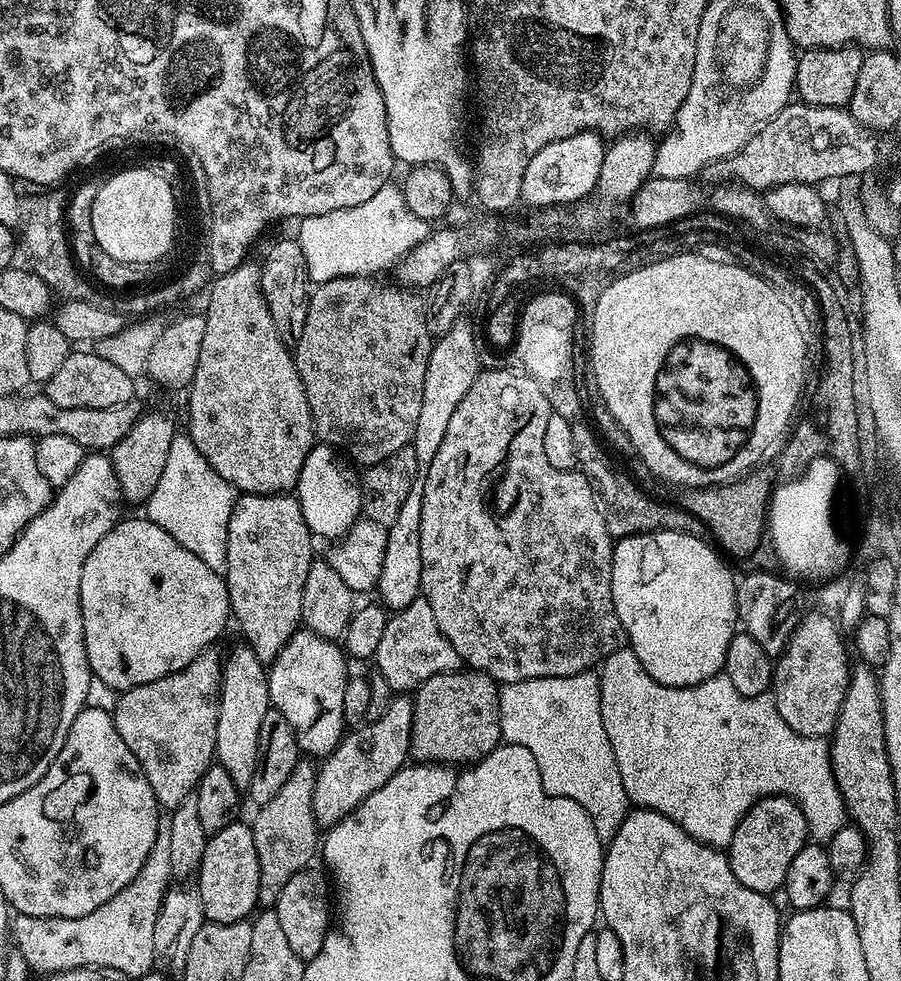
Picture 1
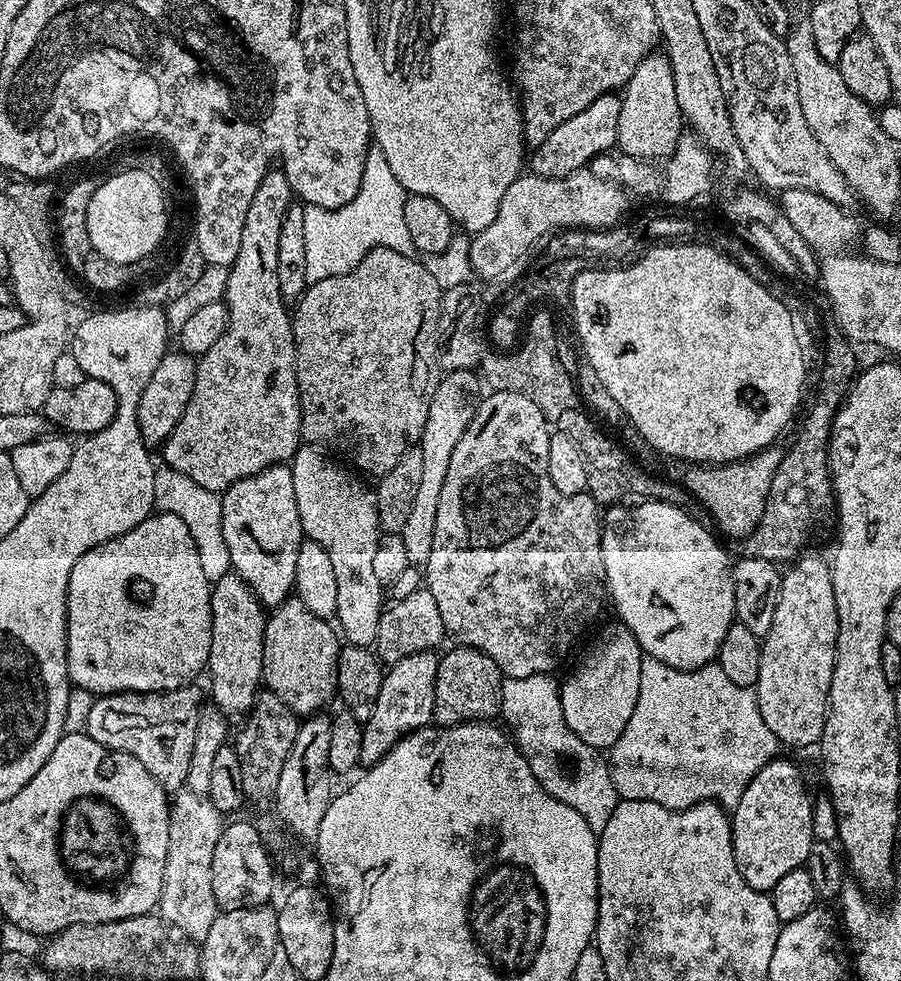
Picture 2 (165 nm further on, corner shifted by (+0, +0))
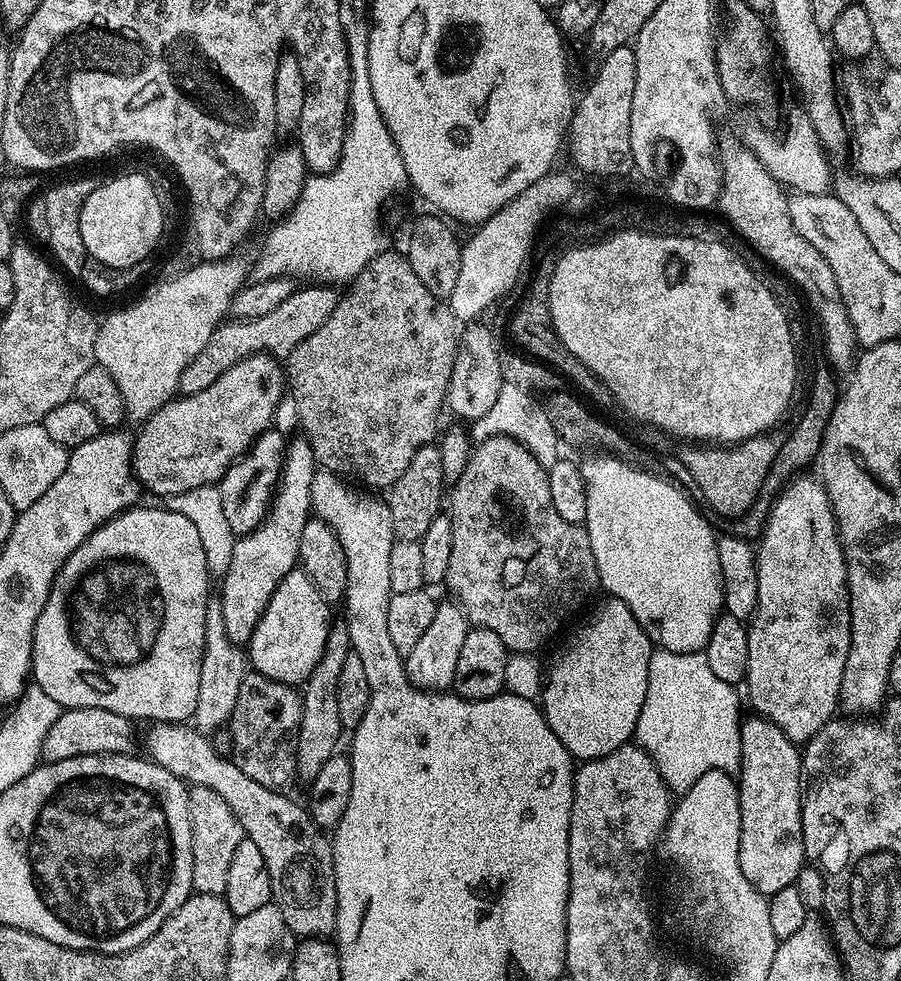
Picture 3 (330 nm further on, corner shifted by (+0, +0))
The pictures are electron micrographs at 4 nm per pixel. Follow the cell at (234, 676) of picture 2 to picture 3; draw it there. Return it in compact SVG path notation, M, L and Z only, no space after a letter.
M289 439L284 449L284 469L280 471L280 483L272 497L271 508L254 531L245 532L237 539L234 554L230 554L230 566L219 581L218 599L222 606L222 622L226 626L226 634L238 645L247 645L274 590L278 590L278 582L282 582L282 578L286 578L286 574L297 567L302 526L306 526L312 512L310 486L317 471L314 450L307 440Z

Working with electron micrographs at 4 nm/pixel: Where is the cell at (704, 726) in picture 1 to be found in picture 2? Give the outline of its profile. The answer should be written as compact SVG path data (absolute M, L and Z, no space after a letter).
M645 655L642 662L642 678L638 682L638 702L634 702L634 714L630 714L630 722L626 722L626 730L622 730L618 742L614 742L611 746L608 769L614 778L616 794L620 800L658 802L658 806L666 806L672 812L680 812L683 808L701 804L703 800L710 800L725 810L731 810L738 806L738 802L742 798L742 790L746 790L746 786L750 786L754 774L758 774L758 770L762 770L762 766L766 766L771 760L777 759L779 752L776 751L781 751L781 748L780 740L774 738L774 734L770 734L770 726L766 726L766 722L762 722L755 691L730 682L730 678L726 678L726 674L720 669L719 664L715 662L704 664L700 668L687 672L678 670L674 666L666 666L666 662Z

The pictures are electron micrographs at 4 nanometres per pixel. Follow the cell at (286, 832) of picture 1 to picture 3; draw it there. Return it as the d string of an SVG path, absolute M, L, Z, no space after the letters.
M344 618L329 623L326 634L326 646L322 646L322 658L318 658L318 666L310 670L310 678L302 685L302 718L298 730L298 746L296 747L296 774L301 781L310 782L322 770L322 766L331 756L337 755L340 735L345 731L338 718L338 678L342 674L342 666L346 658L353 655L350 642L350 630Z

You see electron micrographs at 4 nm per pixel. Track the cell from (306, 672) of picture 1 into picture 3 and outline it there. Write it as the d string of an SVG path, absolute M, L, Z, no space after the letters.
M293 568L290 574L286 574L286 578L282 578L282 582L278 582L278 590L274 590L254 634L248 639L246 656L251 667L274 682L303 685L304 681L310 678L310 670L318 666L318 658L322 658L322 646L326 646L326 634L330 623L328 612L330 606L322 598L322 594L318 594L318 586L310 582L303 568Z

